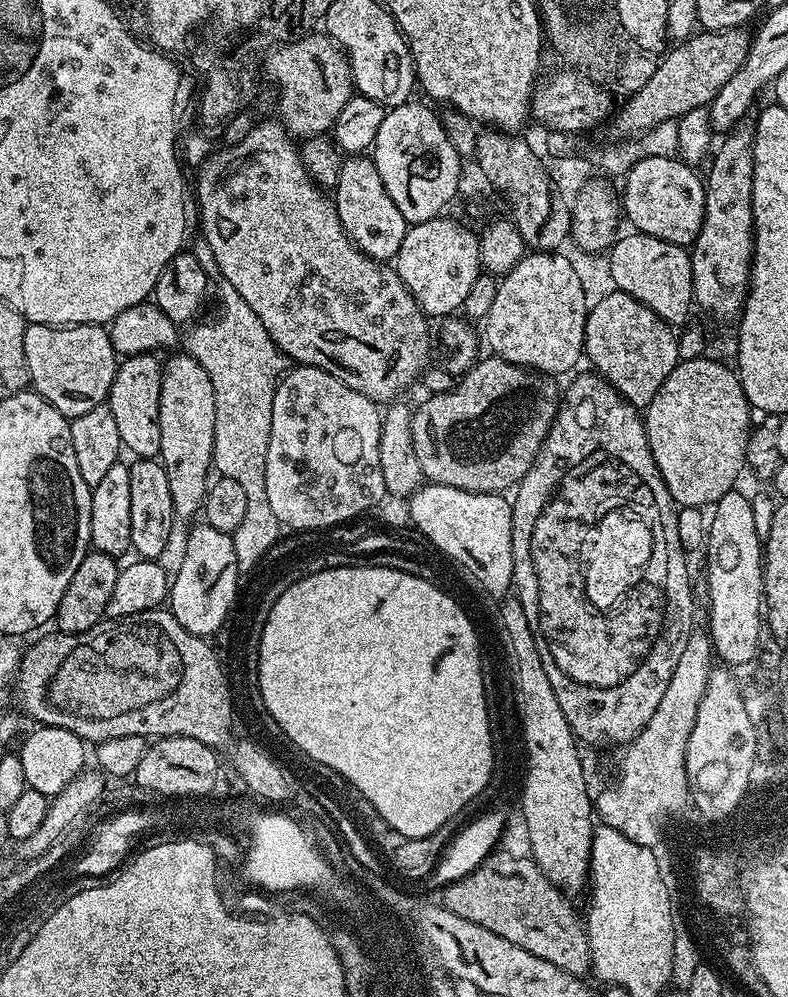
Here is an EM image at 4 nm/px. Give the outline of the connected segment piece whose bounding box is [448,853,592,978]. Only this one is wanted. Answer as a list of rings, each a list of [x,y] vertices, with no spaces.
[[[489,854],[466,877],[451,884],[448,904],[451,913],[466,918],[501,935],[508,942],[530,950],[534,958],[554,962],[572,976],[587,977],[591,969],[591,952],[585,921],[576,913],[569,897],[554,887],[542,870],[528,856],[514,860],[510,856]]]

